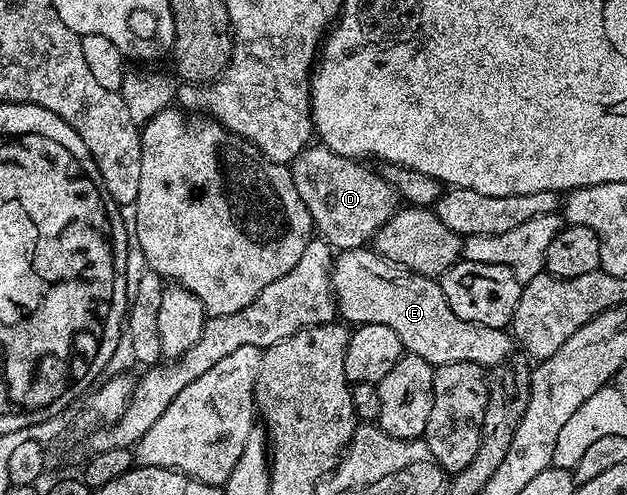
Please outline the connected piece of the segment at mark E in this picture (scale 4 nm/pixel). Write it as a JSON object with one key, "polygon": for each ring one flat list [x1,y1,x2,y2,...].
{"polygon":[[371,247,346,248,333,259,332,294,336,298,336,311,341,321,352,326,361,324,390,326,390,330,394,330,394,334,398,334,405,353,422,358,430,365,474,362,488,370,513,355,514,340,505,329,482,326,458,318,458,314,454,314,454,310,450,310,450,306,446,302,446,294,442,294,439,283,433,277,418,276,400,264,391,264]]}

